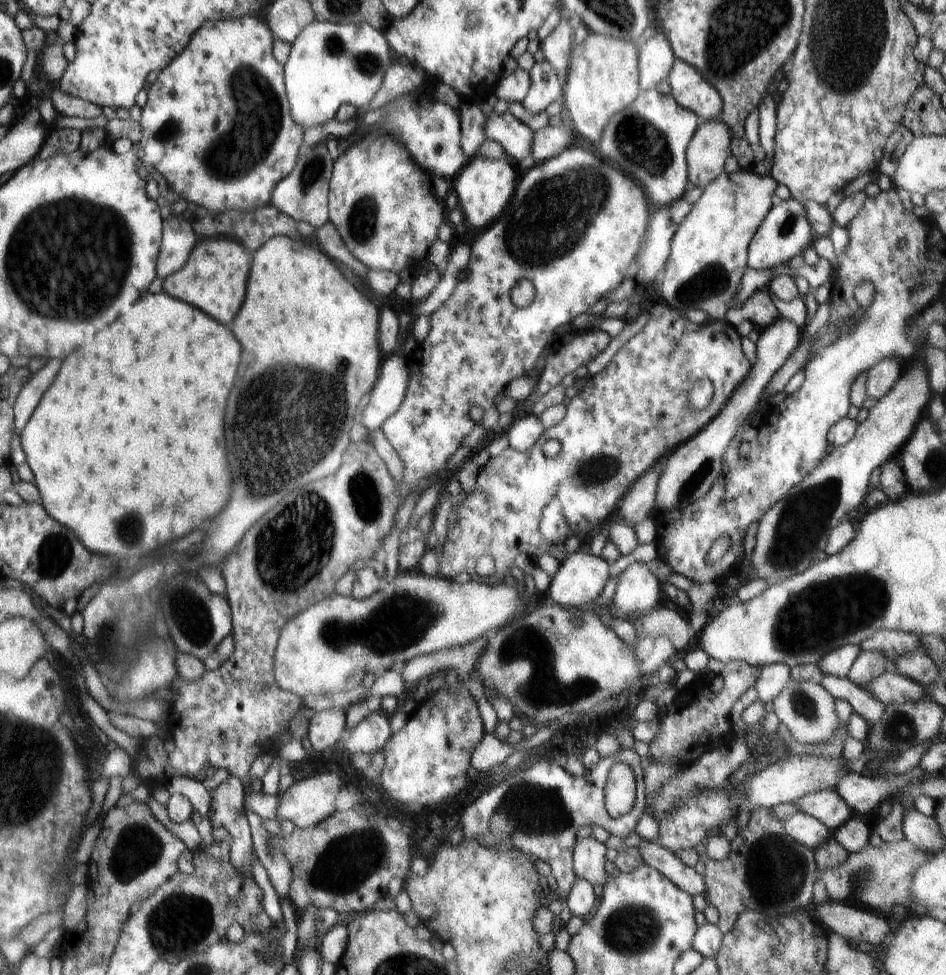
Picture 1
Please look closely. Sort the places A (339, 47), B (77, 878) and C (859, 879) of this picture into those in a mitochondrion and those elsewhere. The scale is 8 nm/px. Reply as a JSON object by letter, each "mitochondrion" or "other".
{"A":"mitochondrion","B":"other","C":"mitochondrion"}

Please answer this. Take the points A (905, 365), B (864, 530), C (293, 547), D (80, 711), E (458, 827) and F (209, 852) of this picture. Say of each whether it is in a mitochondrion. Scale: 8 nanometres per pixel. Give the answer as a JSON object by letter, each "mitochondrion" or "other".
{"A":"other","B":"other","C":"mitochondrion","D":"other","E":"other","F":"other"}

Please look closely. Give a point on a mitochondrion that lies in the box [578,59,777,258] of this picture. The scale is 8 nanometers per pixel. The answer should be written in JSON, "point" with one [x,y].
{"point":[642,144]}

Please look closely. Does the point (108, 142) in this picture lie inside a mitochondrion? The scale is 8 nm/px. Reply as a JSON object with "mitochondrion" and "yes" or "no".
{"mitochondrion":"no"}

